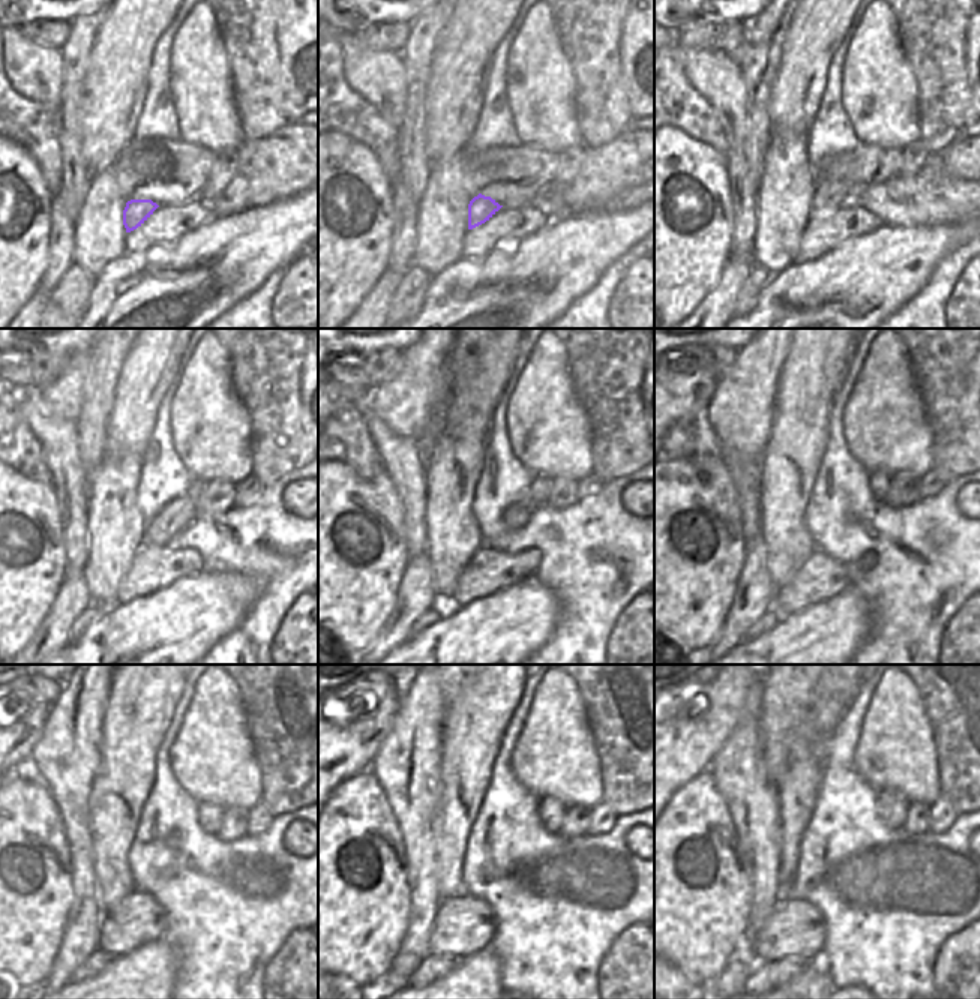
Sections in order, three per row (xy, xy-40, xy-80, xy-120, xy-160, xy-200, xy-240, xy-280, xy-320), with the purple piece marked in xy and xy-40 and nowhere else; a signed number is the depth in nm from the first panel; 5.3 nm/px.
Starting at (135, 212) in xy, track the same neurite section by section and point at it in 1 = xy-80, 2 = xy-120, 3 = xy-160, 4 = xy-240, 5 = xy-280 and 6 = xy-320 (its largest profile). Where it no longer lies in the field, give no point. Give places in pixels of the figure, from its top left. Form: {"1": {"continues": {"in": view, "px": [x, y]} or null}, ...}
{"1": {"continues": {"in": "xy-80", "px": [830, 195]}}, "2": {"continues": {"in": "xy-120", "px": [179, 513]}}, "3": {"continues": {"in": "xy-160", "px": [515, 516]}}, "4": {"continues": {"in": "xy-240", "px": [210, 815]}}, "5": {"continues": {"in": "xy-280", "px": [551, 810]}}, "6": {"continues": {"in": "xy-320", "px": [892, 807]}}}

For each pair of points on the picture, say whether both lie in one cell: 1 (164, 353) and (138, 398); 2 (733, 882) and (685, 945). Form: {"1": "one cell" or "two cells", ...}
{"1": "one cell", "2": "one cell"}

